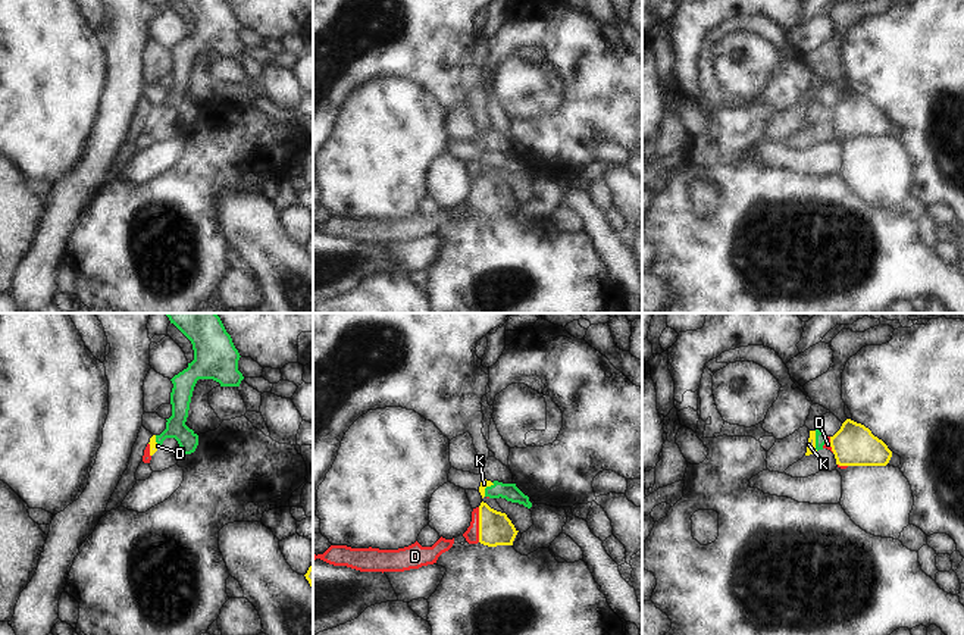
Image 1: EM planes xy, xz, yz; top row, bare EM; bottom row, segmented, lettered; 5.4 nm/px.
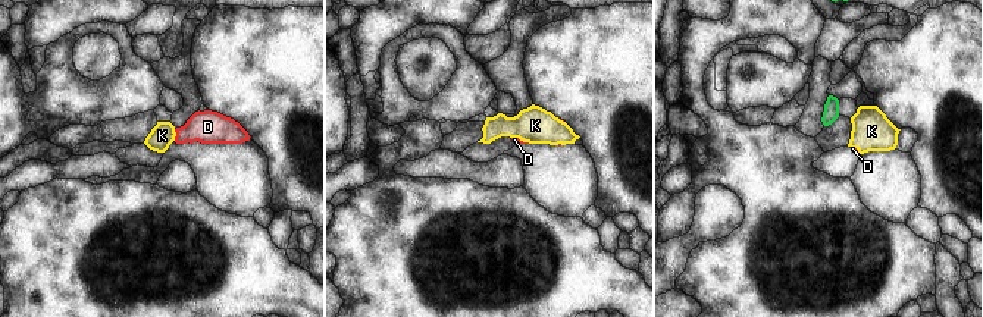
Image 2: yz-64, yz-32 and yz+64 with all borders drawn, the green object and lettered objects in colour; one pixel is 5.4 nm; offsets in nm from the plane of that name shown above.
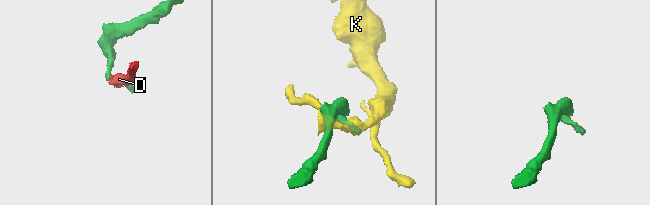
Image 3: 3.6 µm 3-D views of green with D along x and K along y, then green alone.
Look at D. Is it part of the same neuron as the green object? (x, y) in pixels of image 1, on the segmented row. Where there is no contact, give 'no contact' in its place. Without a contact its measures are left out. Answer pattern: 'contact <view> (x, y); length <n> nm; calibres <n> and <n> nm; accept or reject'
contact yz (826, 441); length 80 nm; calibres 60 and 30 nm; reject

